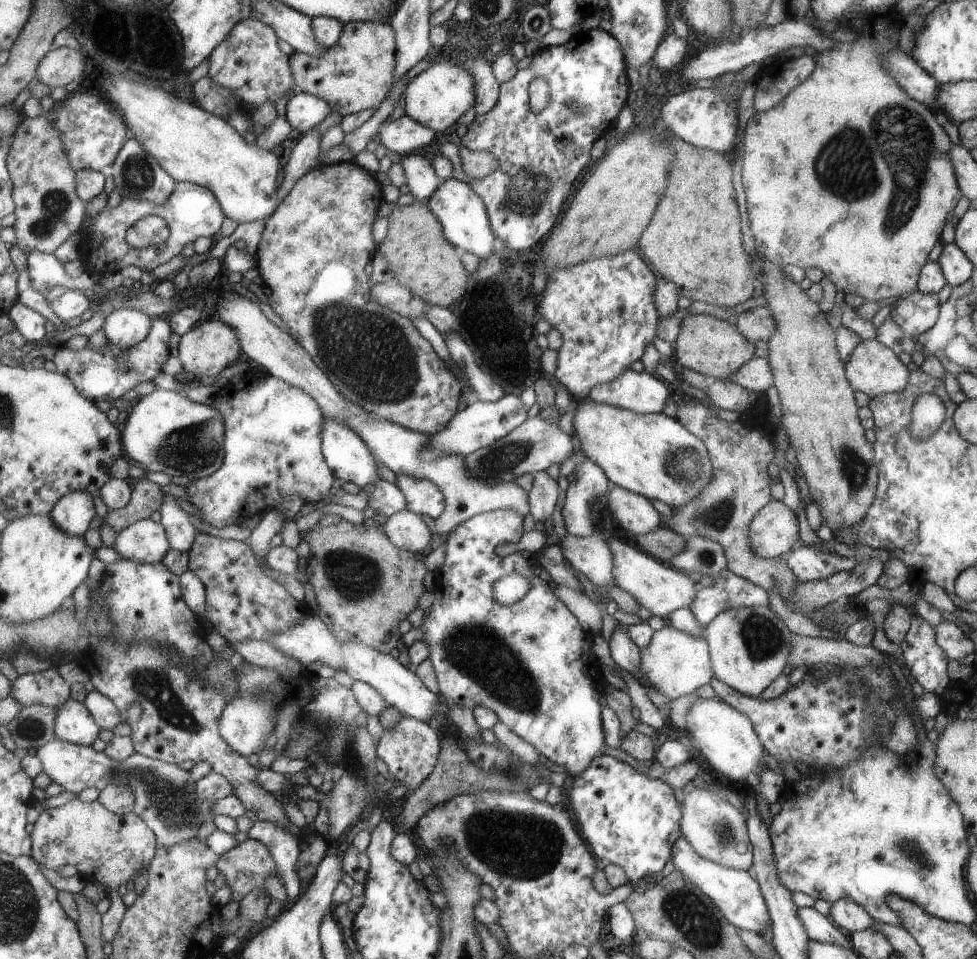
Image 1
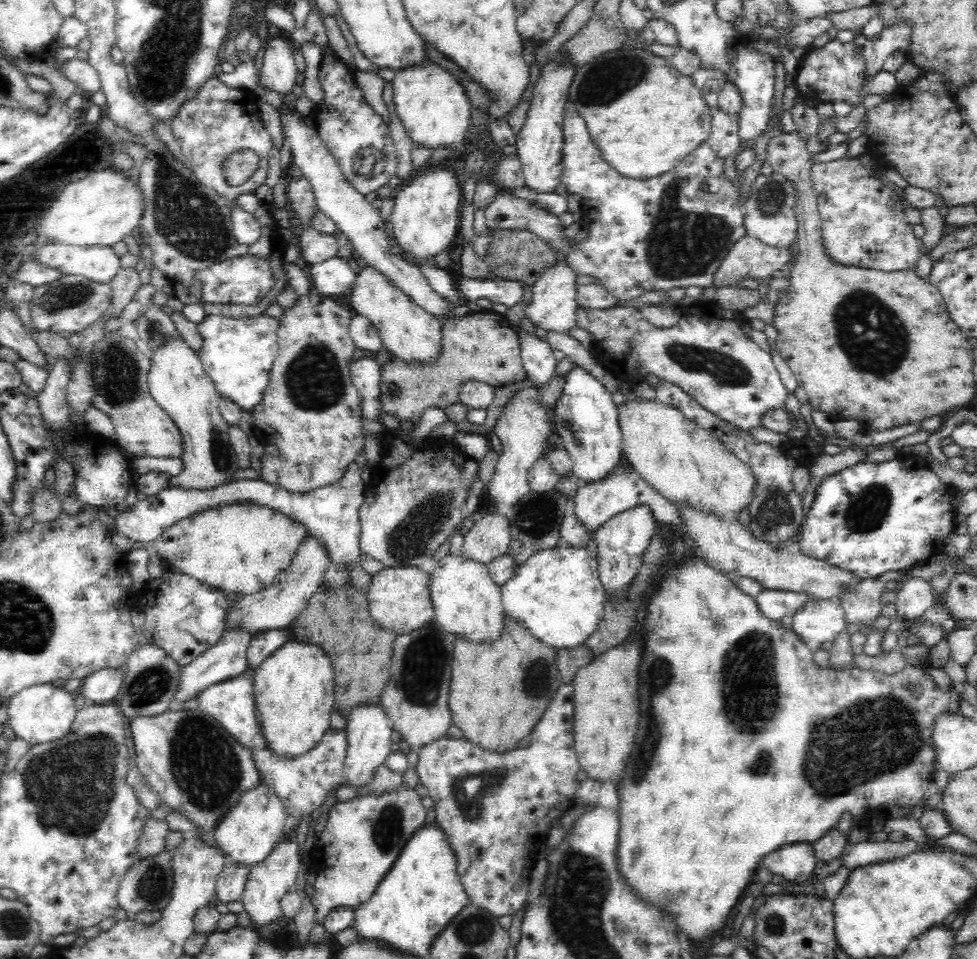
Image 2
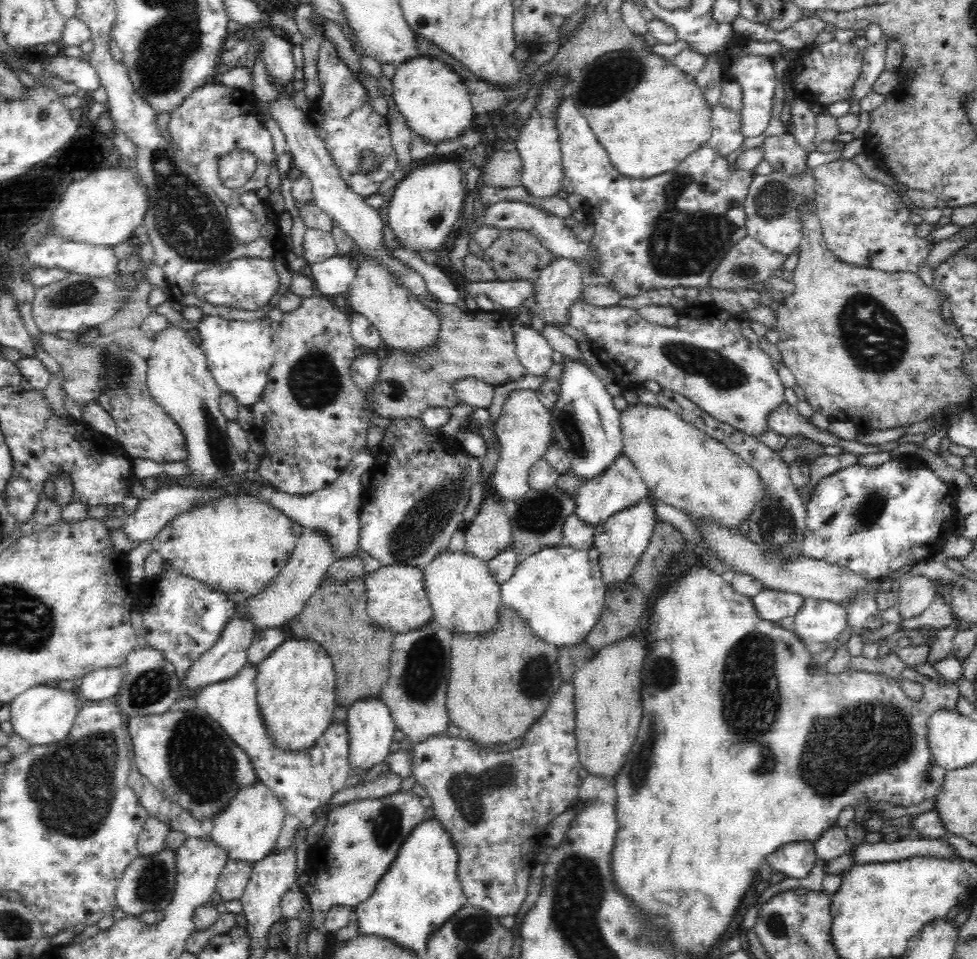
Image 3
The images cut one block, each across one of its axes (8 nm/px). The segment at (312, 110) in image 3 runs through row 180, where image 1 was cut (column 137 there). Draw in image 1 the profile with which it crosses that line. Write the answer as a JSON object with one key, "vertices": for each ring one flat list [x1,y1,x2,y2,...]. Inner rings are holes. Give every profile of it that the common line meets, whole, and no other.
{"vertices":[[153,319,149,333,141,342,121,349,119,346,107,344,103,348,84,347,82,350,72,350,62,344,57,344,52,361,57,371,67,374,85,398,99,401,113,401,121,398,126,392,141,382,149,382,162,370,162,365,169,358,169,336,172,330,169,324,161,319]]}

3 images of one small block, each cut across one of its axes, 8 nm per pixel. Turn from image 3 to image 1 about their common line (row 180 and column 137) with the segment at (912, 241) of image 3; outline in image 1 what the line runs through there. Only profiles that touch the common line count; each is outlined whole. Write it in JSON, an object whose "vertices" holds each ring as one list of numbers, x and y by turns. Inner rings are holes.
{"vertices":[[75,799,59,808,43,811,34,824,32,832,32,856,40,866,57,870,65,865,74,865,80,875,85,876,89,881,100,882,105,886,105,890,112,888,118,890,121,884,130,886,139,874,139,870,152,862,157,848,153,832,139,815,135,815,132,811,125,815,114,814,98,800,89,804]]}

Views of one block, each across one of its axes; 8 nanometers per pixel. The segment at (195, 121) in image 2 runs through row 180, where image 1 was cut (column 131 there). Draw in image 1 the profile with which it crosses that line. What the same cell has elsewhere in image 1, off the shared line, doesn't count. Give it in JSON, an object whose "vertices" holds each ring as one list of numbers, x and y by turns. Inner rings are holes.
{"vertices":[[179,182,173,186,171,194,161,204,154,204,144,199,126,197,116,208,105,208,97,216,89,216,89,213,87,213,82,227,85,230,82,230,81,235,87,238,89,242,93,242,91,246,96,249,96,253,91,252,90,260,93,260,91,268,93,266,99,269,103,268,103,274,121,273,129,266,135,266,141,271,149,272,179,255,181,248,187,242,191,243,191,240,193,240,194,243,199,237,212,238,213,234,219,232,219,224,223,222,220,204,217,204,217,200,213,196,212,192,204,187,187,182],[148,214,152,214,167,222,168,230,170,231,169,238,165,242,161,242,159,246,147,246,147,248,141,248,141,250,129,248,127,242,125,242,127,228,133,222]]}

